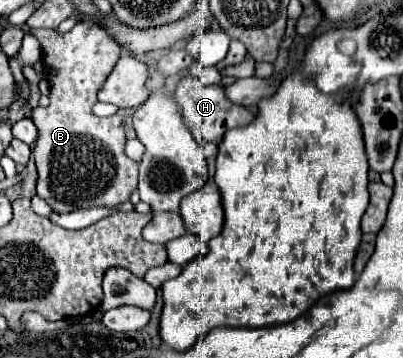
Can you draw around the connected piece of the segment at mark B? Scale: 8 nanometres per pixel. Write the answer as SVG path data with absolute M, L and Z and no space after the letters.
M81 21L65 35L59 35L47 29L33 29L31 33L39 39L43 47L43 63L49 69L49 83L51 83L49 107L38 106L31 113L31 119L39 131L39 137L33 149L37 173L39 173L37 195L43 197L51 205L51 209L57 213L87 209L95 205L113 207L127 201L131 191L137 189L137 165L123 153L125 141L127 141L123 119L131 117L133 113L115 113L111 117L95 117L91 113L91 105L97 101L97 91L101 89L105 79L113 71L121 55L121 47L109 37L105 29L101 29L93 21Z

